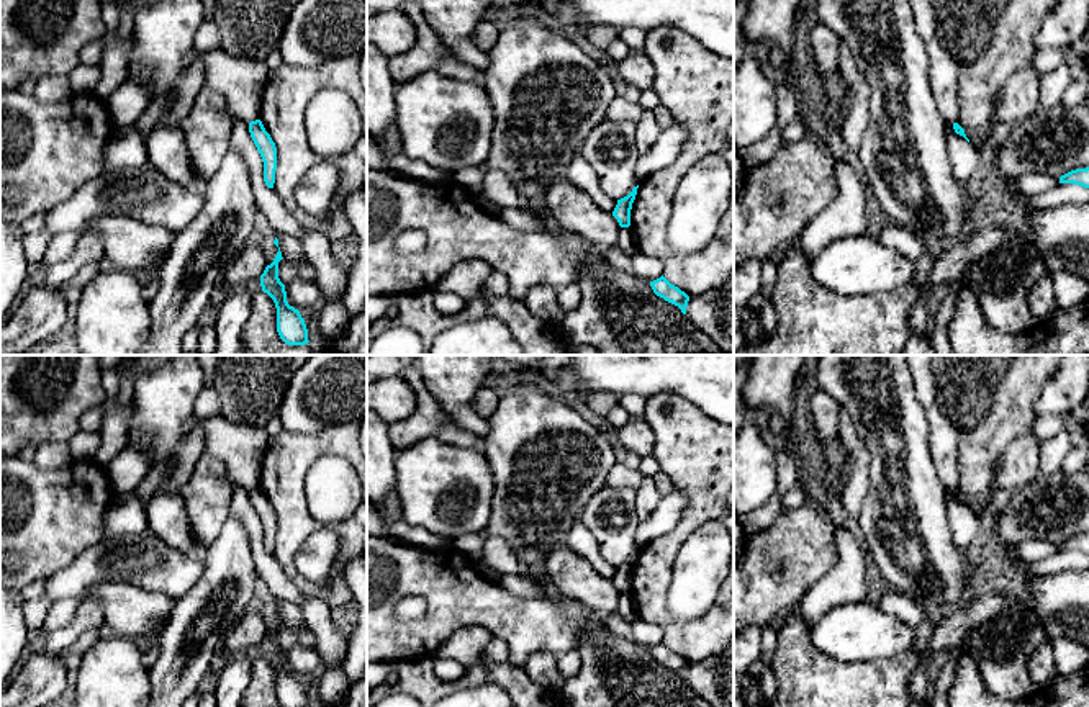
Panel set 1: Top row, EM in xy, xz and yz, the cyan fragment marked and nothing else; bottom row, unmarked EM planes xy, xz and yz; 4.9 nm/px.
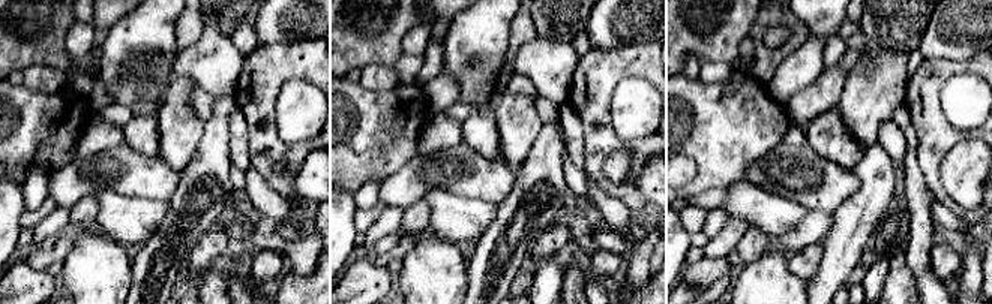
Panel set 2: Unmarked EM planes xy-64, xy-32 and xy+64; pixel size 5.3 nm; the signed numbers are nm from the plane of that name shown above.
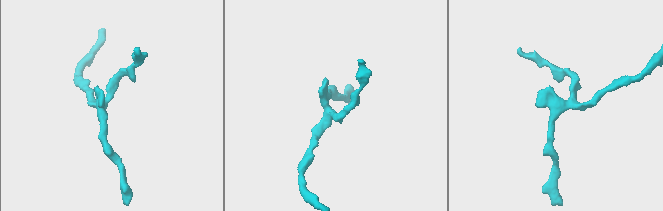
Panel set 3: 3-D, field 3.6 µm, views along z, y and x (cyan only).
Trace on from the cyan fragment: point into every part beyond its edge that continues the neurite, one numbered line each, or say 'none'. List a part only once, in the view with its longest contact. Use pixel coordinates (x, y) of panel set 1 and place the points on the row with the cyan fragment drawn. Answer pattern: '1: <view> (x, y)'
none

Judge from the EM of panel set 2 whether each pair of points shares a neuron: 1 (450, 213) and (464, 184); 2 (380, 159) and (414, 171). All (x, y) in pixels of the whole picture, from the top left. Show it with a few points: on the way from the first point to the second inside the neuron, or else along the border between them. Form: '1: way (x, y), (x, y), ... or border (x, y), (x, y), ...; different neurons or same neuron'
1: border (423, 195), (435, 189), (446, 189), (494, 204); different neurons
2: border (416, 154), (396, 171); different neurons

